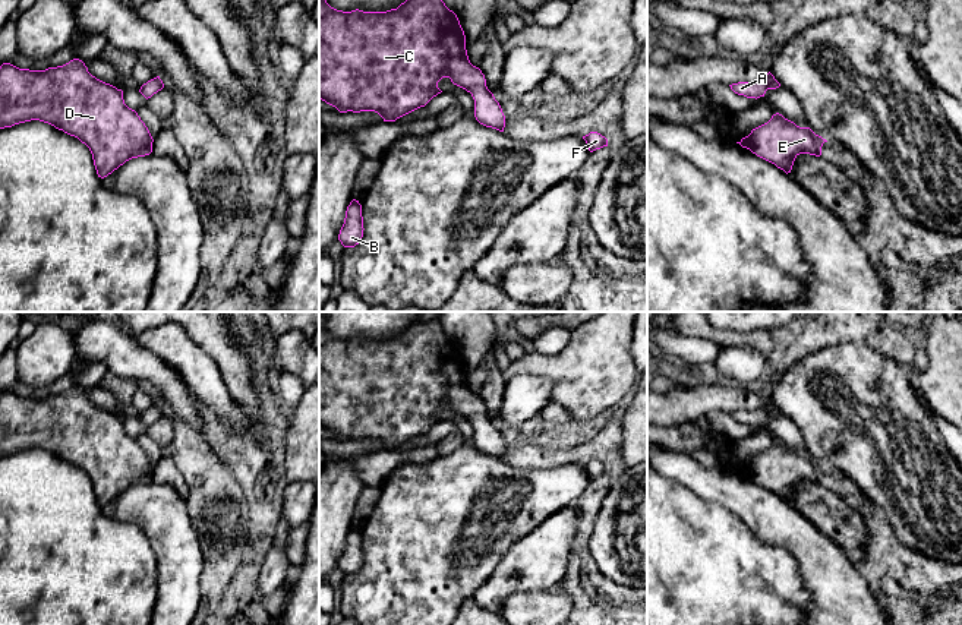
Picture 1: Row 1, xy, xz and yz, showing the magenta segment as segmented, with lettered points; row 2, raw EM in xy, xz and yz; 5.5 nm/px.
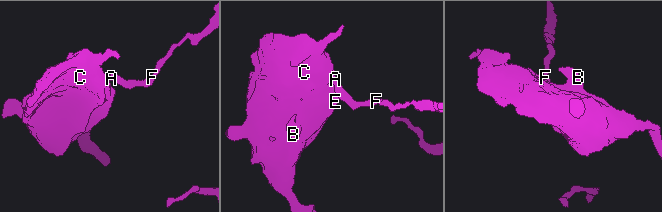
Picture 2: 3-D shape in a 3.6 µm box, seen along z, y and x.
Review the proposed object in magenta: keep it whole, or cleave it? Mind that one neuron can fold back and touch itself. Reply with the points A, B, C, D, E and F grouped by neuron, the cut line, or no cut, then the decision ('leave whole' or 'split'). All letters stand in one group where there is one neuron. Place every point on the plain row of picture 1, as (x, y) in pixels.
groups A B C D E F; cut none; leave whole

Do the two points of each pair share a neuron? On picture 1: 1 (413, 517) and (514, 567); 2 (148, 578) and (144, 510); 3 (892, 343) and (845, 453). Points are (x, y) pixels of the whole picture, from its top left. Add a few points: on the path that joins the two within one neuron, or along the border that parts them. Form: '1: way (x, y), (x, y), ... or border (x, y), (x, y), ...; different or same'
1: border (524, 536), (511, 545), (479, 587); different
2: border (114, 518), (133, 523), (147, 536), (157, 565); different
3: border (870, 341), (899, 363), (912, 363); different

